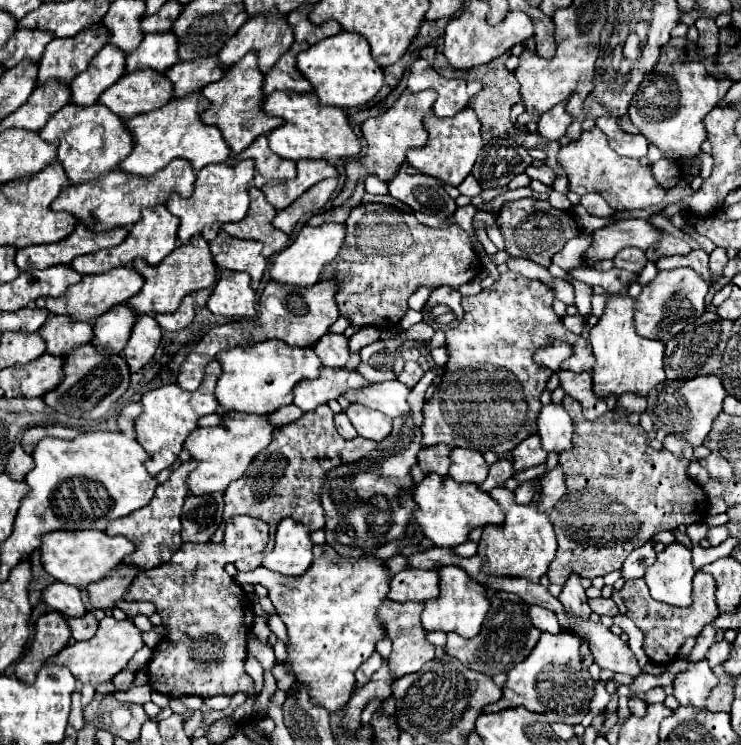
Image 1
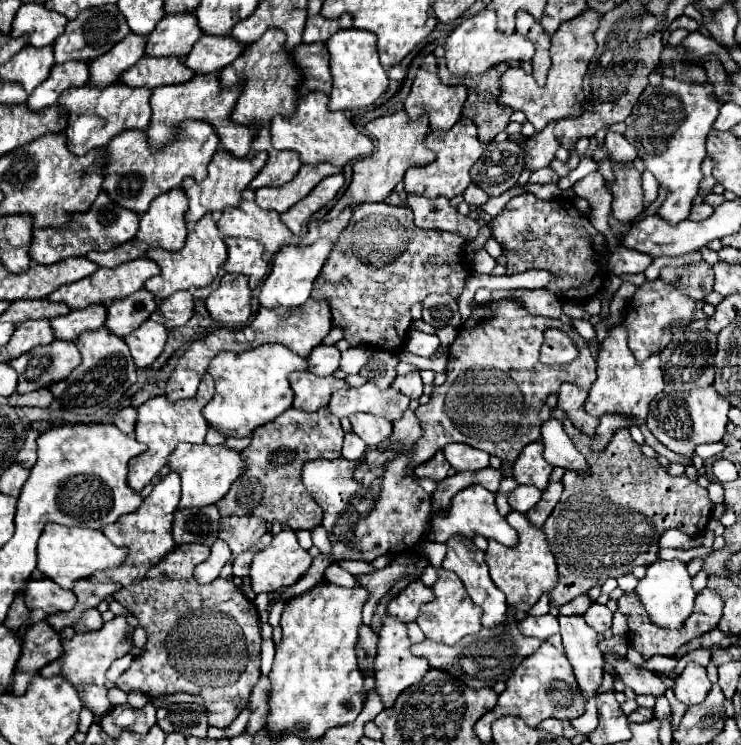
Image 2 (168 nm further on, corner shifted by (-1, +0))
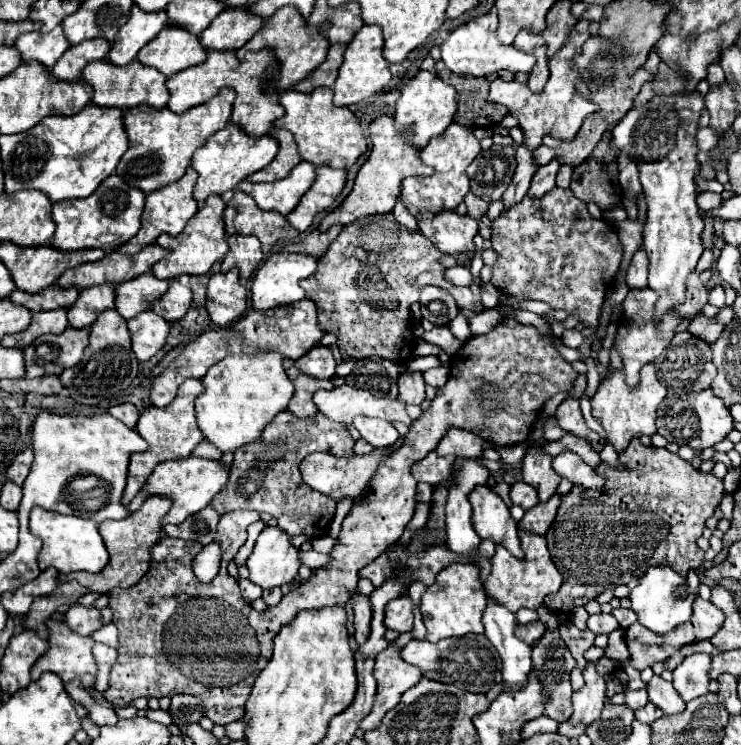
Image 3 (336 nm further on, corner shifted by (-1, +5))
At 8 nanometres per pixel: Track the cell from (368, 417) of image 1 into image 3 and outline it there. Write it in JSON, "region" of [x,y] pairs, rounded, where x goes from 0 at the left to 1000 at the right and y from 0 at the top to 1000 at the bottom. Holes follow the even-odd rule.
{"region":[[[482,560],[476,565],[476,573],[487,581],[487,587],[501,595],[503,600],[528,600],[536,589],[538,581],[536,576],[520,565],[520,562],[501,562],[501,560]]]}

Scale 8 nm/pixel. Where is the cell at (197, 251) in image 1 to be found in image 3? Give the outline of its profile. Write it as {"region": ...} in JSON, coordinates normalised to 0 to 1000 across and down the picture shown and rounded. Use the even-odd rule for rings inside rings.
{"region":[[[282,264],[282,270],[277,270],[277,275],[271,275],[271,281],[263,286],[260,294],[255,294],[255,302],[250,302],[250,307],[233,318],[233,315],[217,315],[212,321],[212,326],[223,334],[228,334],[225,345],[217,348],[212,356],[206,356],[206,369],[212,374],[236,374],[239,369],[274,369],[279,366],[287,353],[301,345],[309,337],[309,329],[304,323],[304,302],[301,302],[301,283],[304,283],[304,272],[298,264]]]}

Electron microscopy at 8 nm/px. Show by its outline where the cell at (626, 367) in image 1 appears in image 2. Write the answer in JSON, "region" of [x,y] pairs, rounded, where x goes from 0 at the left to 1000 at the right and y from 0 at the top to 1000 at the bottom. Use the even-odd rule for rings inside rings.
{"region":[[[841,435],[822,440],[819,454],[806,464],[806,510],[795,523],[789,550],[798,558],[811,561],[816,553],[841,553],[846,558],[870,561],[876,540],[895,523],[897,510],[889,494],[889,472],[879,475],[870,486],[860,486],[846,467],[846,443]]]}

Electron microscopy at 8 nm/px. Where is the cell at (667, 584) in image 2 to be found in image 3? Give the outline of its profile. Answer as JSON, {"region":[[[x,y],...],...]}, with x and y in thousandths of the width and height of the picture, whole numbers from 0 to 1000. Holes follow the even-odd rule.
{"region":[[[903,758],[873,764],[873,769],[862,777],[862,785],[849,799],[852,817],[857,820],[862,836],[887,852],[895,852],[911,844],[914,839],[930,834],[938,799],[933,796],[933,791],[922,791],[922,788],[924,788],[924,777],[916,769],[911,769]]]}

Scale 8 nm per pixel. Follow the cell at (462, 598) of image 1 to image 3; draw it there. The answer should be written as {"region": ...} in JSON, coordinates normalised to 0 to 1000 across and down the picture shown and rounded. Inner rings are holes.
{"region":[[[611,756],[603,764],[598,764],[590,772],[590,780],[576,788],[576,793],[568,799],[568,823],[571,836],[576,842],[576,858],[582,863],[590,863],[601,855],[625,855],[633,850],[652,850],[652,820],[657,812],[657,799],[652,793],[649,772],[638,758],[622,758]]]}

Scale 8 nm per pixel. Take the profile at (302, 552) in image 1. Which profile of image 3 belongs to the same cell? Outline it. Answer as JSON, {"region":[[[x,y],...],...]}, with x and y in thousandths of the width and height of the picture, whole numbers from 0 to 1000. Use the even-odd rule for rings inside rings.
{"region":[[[358,707],[352,713],[347,732],[333,750],[336,777],[355,791],[393,783],[404,761],[404,740],[393,732],[390,718],[374,707]]]}

